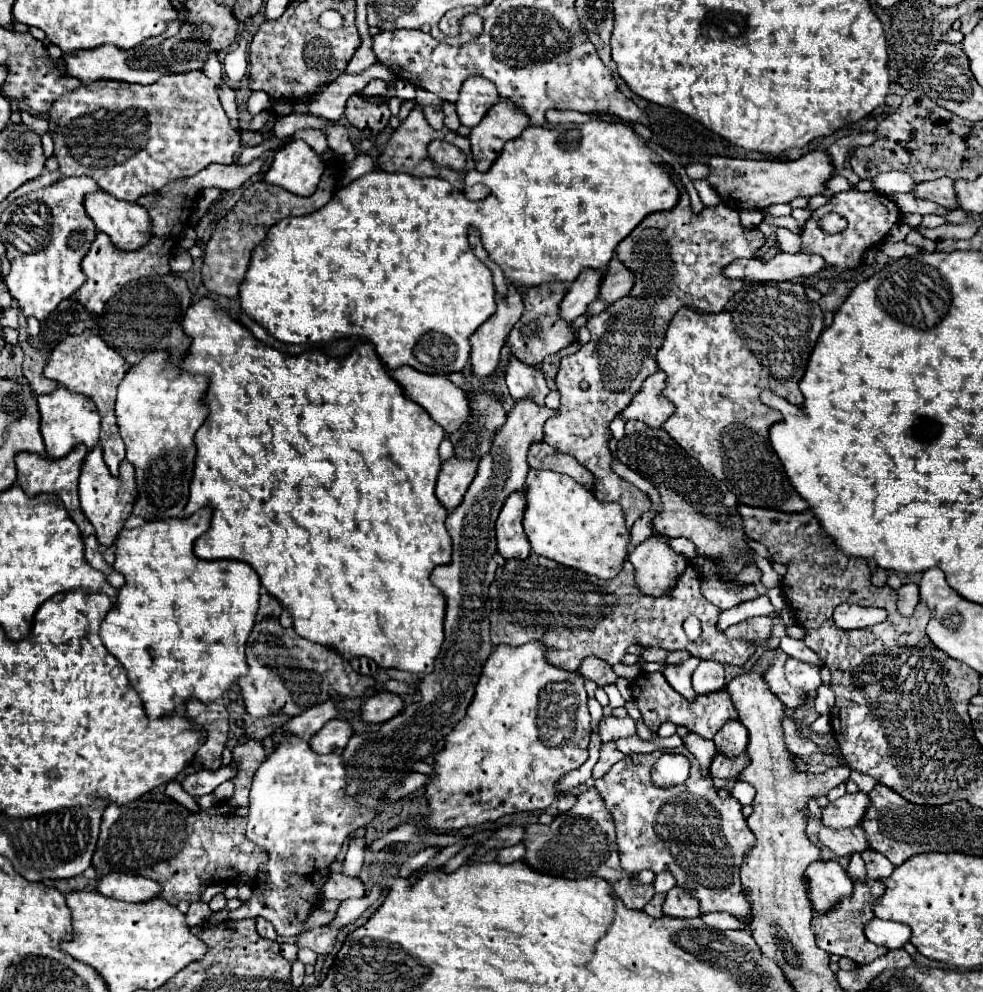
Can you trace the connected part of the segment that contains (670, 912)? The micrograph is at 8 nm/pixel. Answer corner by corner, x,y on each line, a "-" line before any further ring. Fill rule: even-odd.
673,886
665,894
663,914
673,918
695,918
699,916
699,900
691,898
691,894
687,894
681,886

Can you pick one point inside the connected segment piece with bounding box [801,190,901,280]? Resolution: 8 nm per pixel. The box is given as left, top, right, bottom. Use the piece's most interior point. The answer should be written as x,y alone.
870,215

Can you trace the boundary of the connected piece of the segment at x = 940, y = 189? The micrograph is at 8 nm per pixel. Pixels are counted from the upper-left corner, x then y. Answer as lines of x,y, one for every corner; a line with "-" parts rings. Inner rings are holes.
939,178
939,180
931,180
931,182
921,182
913,196
917,198
925,198
925,200
933,200
941,206
945,206
947,210
955,210
959,208
959,204
955,202
955,188
953,188
953,180
951,178

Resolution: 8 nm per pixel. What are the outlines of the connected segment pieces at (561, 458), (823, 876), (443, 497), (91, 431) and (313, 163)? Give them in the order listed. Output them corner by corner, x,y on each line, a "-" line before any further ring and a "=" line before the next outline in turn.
535,442
535,446
531,446
527,464
529,468
535,468
535,470
551,470
551,472
567,474
575,478
579,484
583,484
585,488
593,488
593,482
595,482
593,474
587,468
583,468
573,456
553,450
545,442
=
817,860
805,870
813,910
825,914
839,900
851,896
853,882
837,860
=
451,456
447,462
443,462
437,478
435,494
449,512
461,504
469,484
477,474
477,464
479,464
479,458
463,460
459,456
=
61,386
53,394
39,396
37,406
39,406
39,414
41,414
41,436
45,440
47,454
51,458
67,456
79,444
93,448
99,442
101,418
99,418
99,414
95,414
95,404
89,398
83,398
=
293,140
275,154
273,164
263,180
297,196
311,196
317,190
323,170
325,160
303,140

